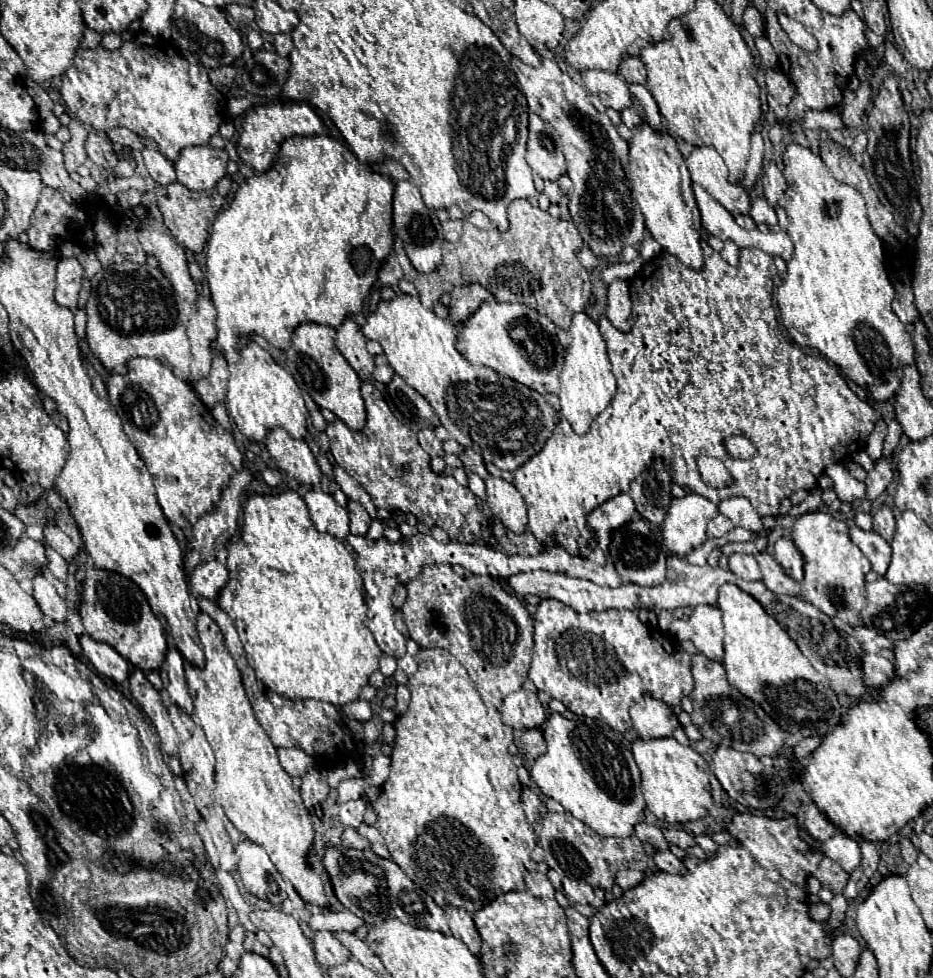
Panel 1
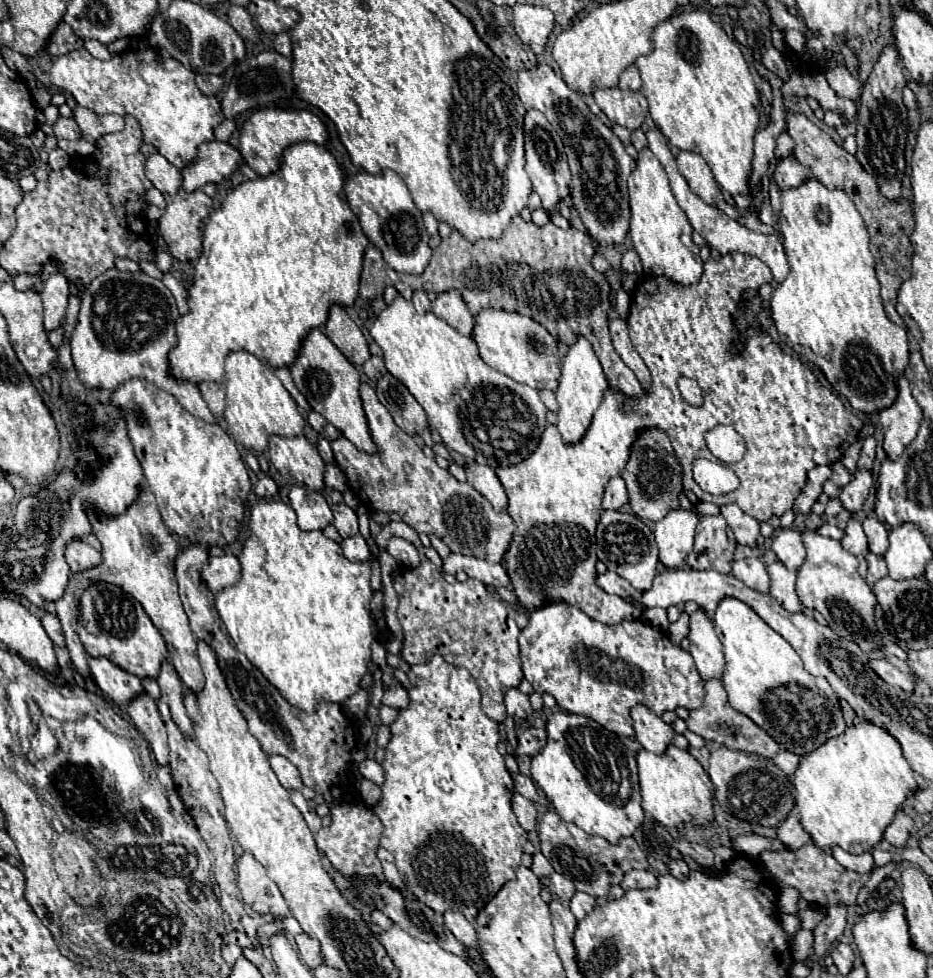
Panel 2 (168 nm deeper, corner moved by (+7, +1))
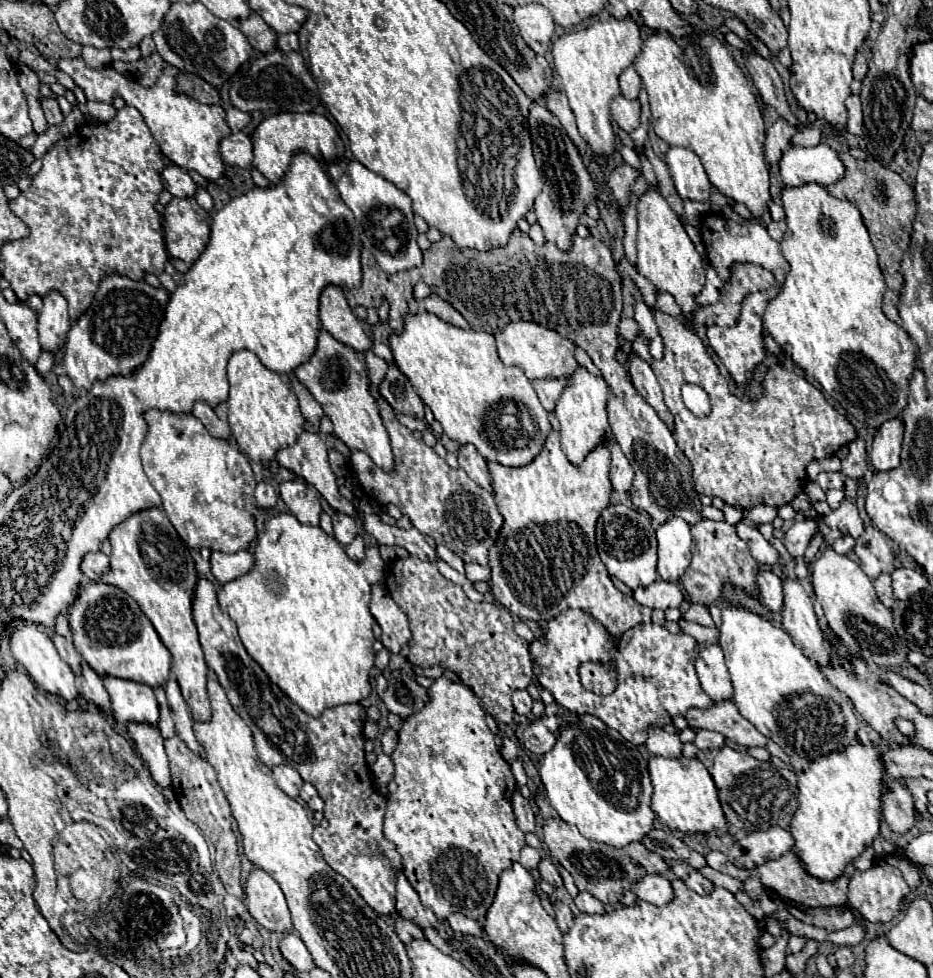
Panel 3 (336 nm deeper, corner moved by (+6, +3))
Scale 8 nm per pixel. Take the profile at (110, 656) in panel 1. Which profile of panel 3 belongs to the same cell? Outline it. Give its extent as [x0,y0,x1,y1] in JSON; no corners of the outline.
[103,675,159,725]

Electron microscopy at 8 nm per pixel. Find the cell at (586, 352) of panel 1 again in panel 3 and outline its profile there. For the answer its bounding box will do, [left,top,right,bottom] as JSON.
[555,365,609,465]

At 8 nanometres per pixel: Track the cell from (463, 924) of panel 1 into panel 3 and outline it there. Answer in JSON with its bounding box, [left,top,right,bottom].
[447,913,483,937]

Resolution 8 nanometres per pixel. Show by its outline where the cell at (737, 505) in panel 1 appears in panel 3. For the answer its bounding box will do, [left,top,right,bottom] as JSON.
[735,521,779,565]

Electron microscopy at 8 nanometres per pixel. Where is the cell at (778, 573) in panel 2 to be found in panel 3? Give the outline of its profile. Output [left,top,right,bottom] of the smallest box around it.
[781,579,829,663]

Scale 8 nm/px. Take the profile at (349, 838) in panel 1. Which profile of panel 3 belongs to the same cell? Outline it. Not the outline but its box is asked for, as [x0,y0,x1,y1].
[193,575,401,915]

